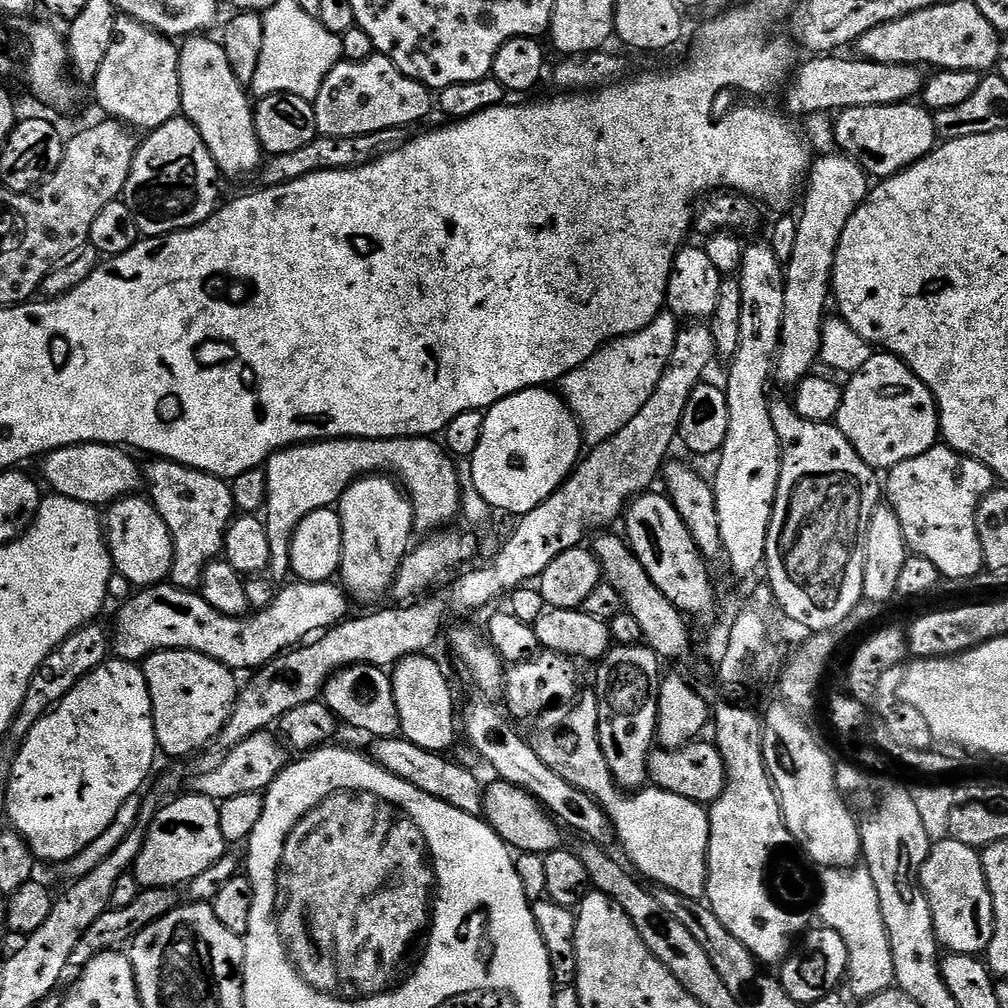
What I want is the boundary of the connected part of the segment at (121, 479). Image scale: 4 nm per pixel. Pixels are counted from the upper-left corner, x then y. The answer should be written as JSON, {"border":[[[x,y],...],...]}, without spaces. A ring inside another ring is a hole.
{"border":[[[75,444],[56,448],[43,457],[43,483],[48,483],[57,496],[74,498],[74,502],[93,506],[107,506],[113,500],[133,495],[141,487],[142,468],[132,461],[132,456],[131,451],[114,444]]]}

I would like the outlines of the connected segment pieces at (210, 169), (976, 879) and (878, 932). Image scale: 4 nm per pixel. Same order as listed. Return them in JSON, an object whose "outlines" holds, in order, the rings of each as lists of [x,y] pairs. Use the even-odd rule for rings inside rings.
{"outlines":[[[[179,115],[145,136],[148,137],[139,141],[122,197],[124,204],[130,206],[130,214],[134,214],[134,222],[138,222],[138,230],[145,237],[168,236],[206,222],[221,203],[216,183],[222,180],[222,173],[210,150],[206,150],[202,134]]],[[[951,838],[937,839],[926,858],[926,866],[922,866],[920,881],[924,887],[926,898],[930,902],[930,914],[934,918],[936,939],[941,949],[962,956],[976,956],[987,953],[994,934],[994,910],[992,895],[986,882],[986,874],[982,870],[980,852]]],[[[853,866],[847,870],[830,868],[823,873],[822,891],[818,901],[818,920],[823,927],[834,930],[846,942],[848,970],[846,984],[859,998],[877,996],[887,992],[896,983],[894,958],[890,954],[890,938],[886,934],[886,922],[882,922],[882,906],[878,902],[878,890],[874,890],[874,878],[868,869]]]]}

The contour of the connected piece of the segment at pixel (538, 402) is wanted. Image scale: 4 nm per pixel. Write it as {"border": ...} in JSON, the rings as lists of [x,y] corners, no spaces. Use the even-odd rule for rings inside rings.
{"border":[[[544,386],[527,388],[502,398],[484,412],[482,438],[478,438],[478,450],[474,450],[470,457],[470,471],[474,486],[478,486],[478,494],[482,494],[482,498],[486,498],[486,502],[497,513],[509,512],[512,518],[519,518],[534,510],[534,506],[542,506],[546,498],[553,496],[564,485],[581,459],[580,426],[563,399],[555,391],[548,391],[552,390]]]}

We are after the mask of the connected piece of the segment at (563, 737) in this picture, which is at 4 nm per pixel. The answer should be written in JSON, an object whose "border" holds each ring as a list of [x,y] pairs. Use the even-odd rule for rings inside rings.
{"border":[[[581,691],[559,729],[560,736],[555,736],[557,733],[552,730],[537,735],[540,737],[534,740],[534,747],[538,758],[542,758],[542,762],[570,786],[585,791],[600,804],[612,820],[615,839],[628,855],[627,863],[645,881],[653,880],[653,885],[669,888],[691,900],[700,900],[708,890],[708,808],[655,786],[645,786],[631,794],[620,789],[610,774],[610,766],[606,766],[606,754],[600,749],[597,726],[595,691]]]}

